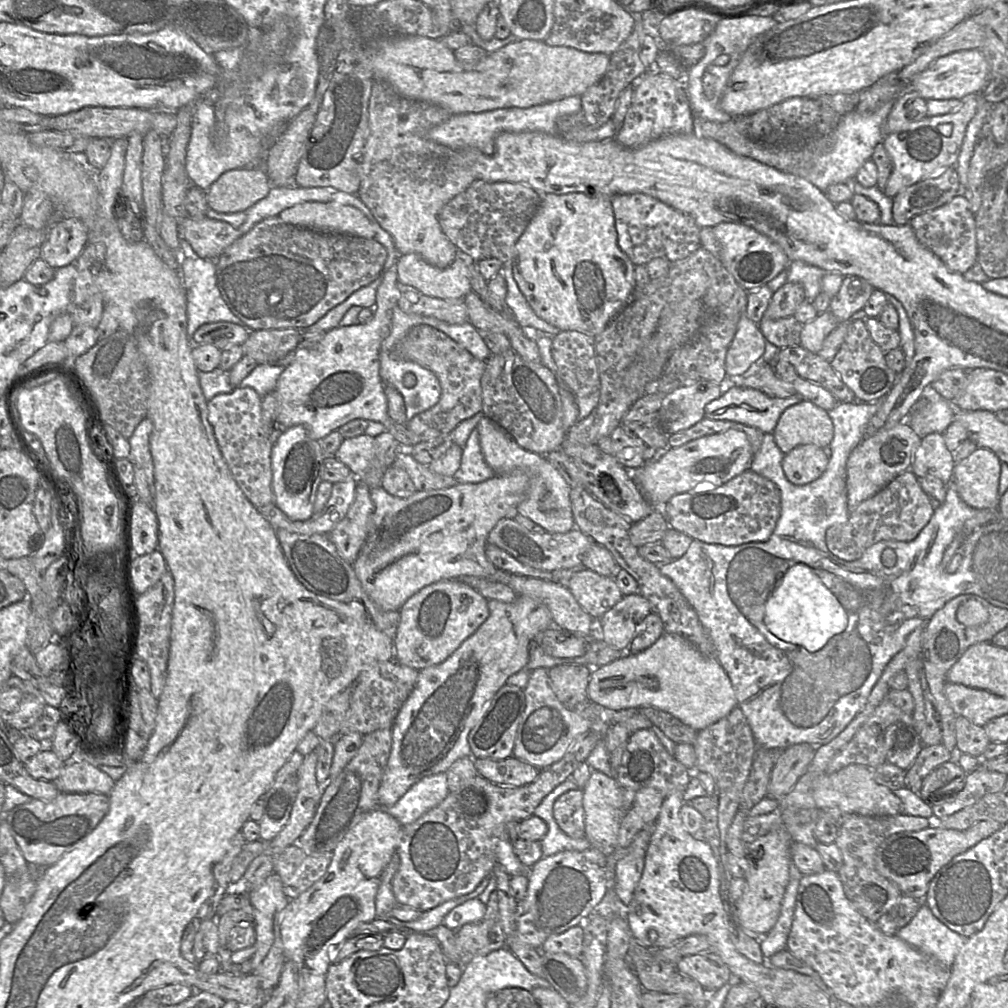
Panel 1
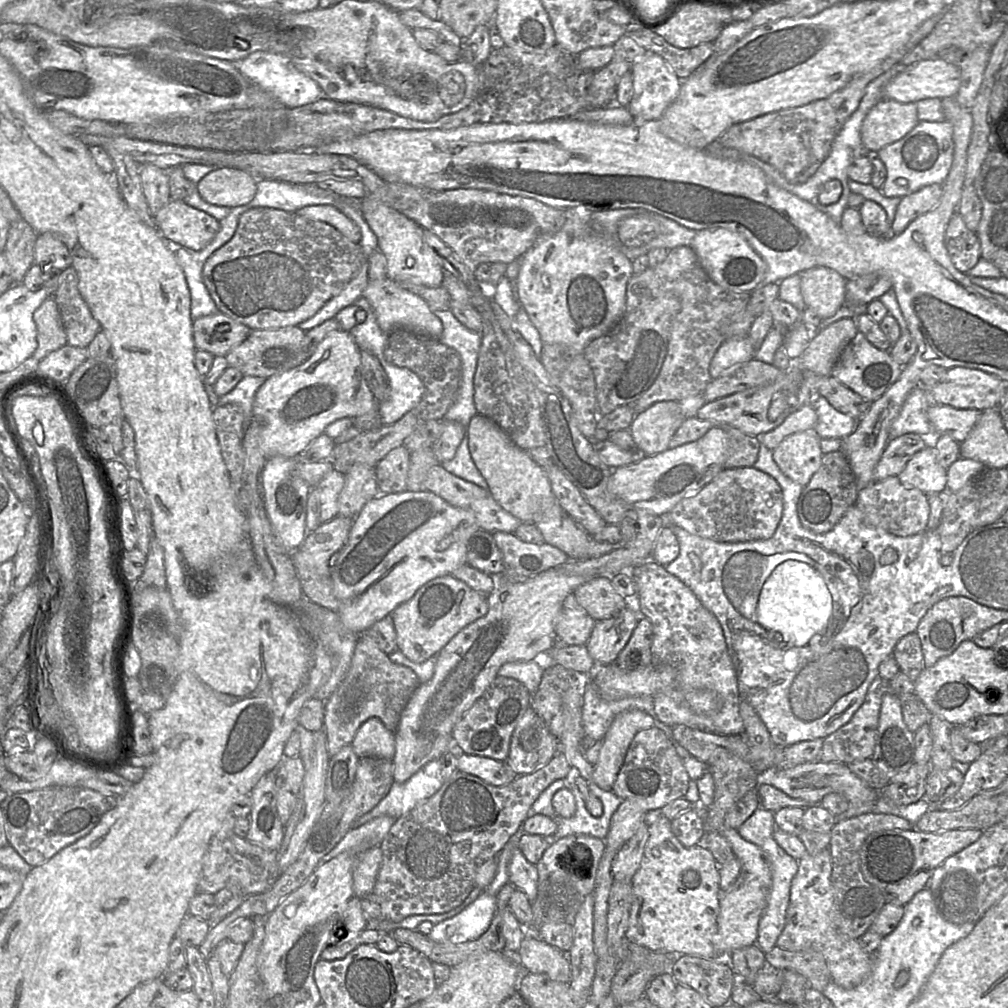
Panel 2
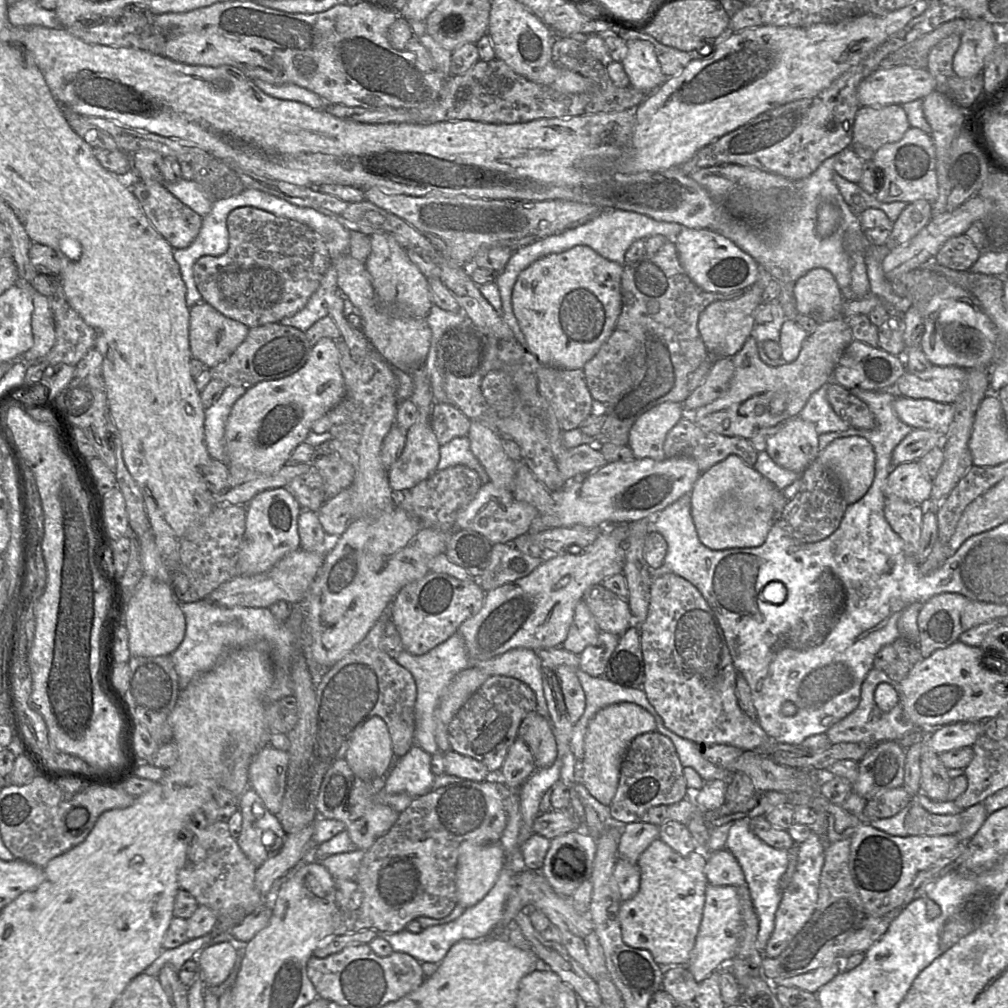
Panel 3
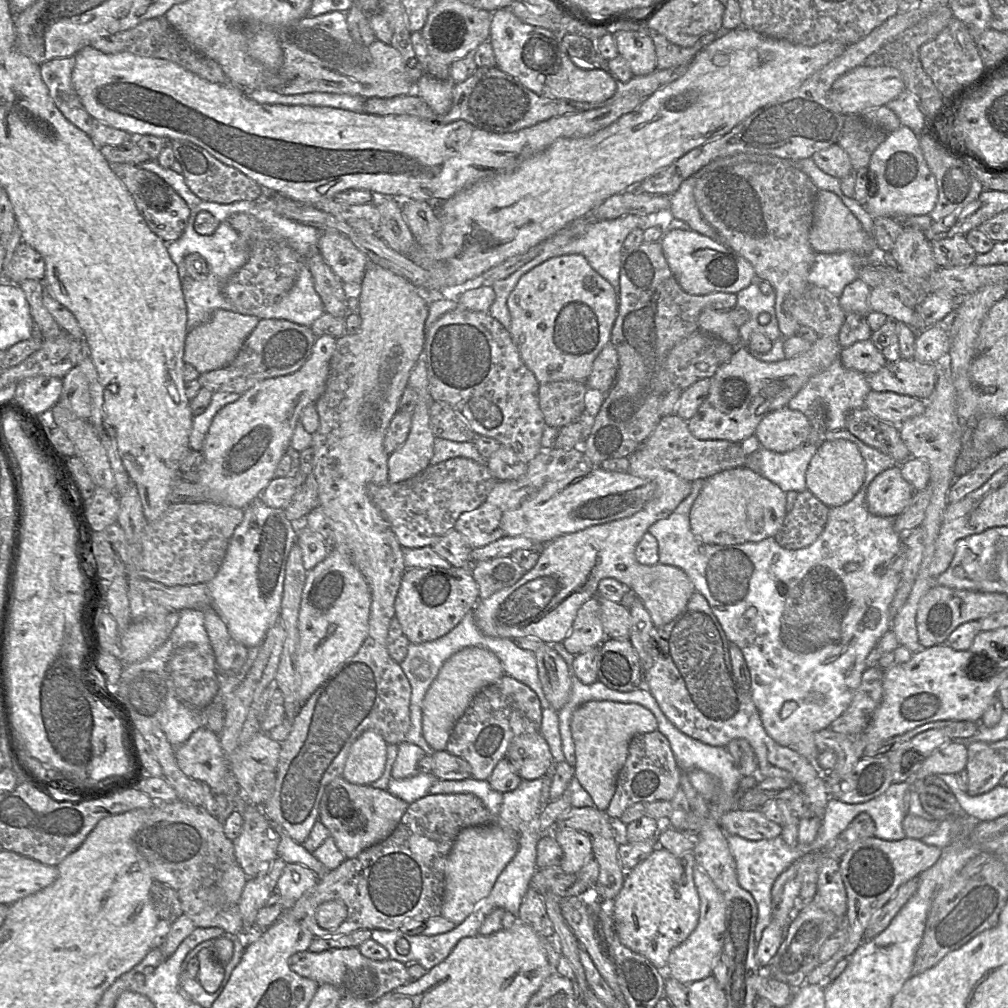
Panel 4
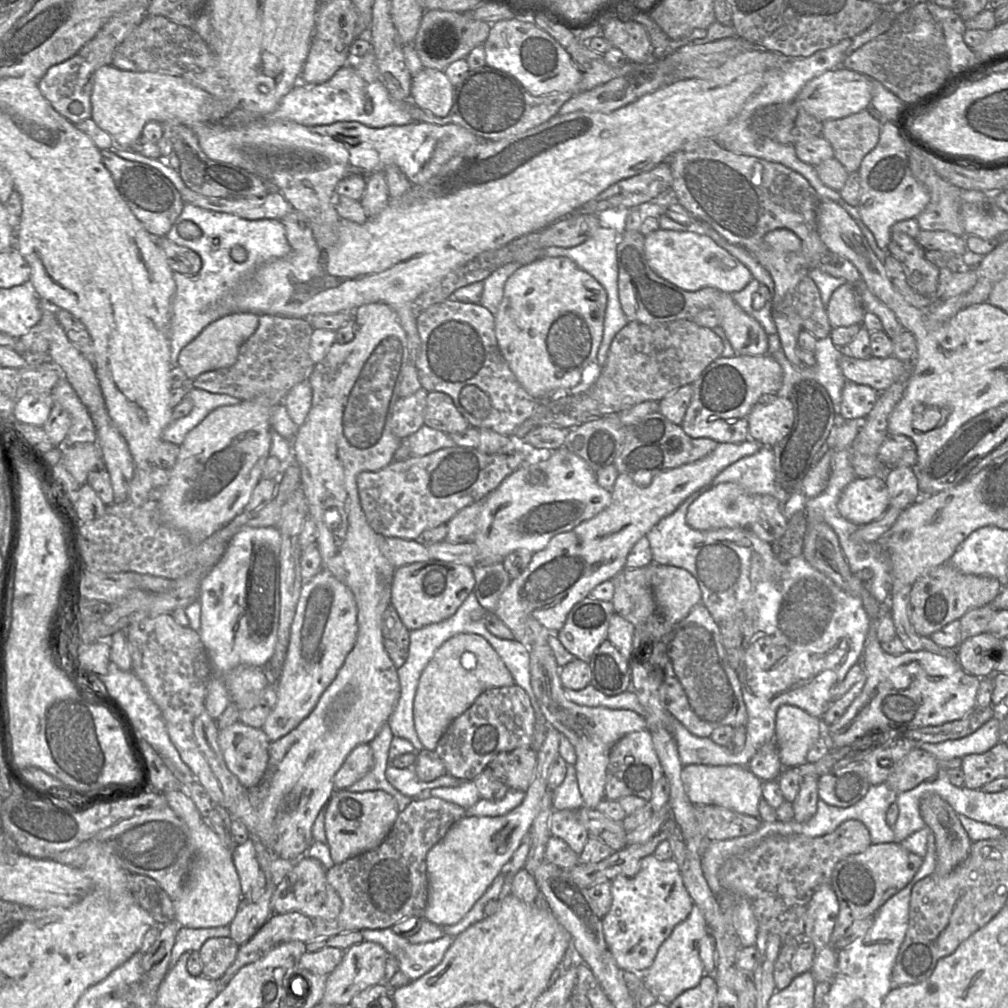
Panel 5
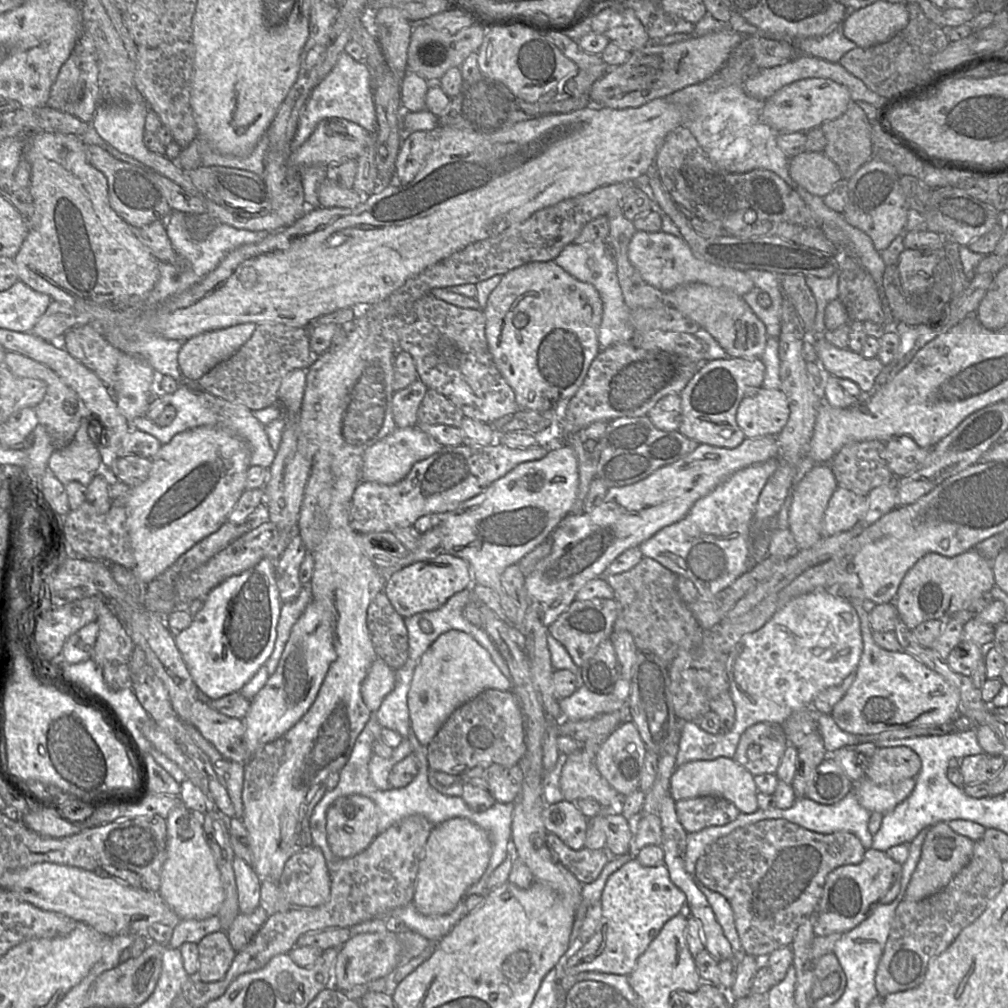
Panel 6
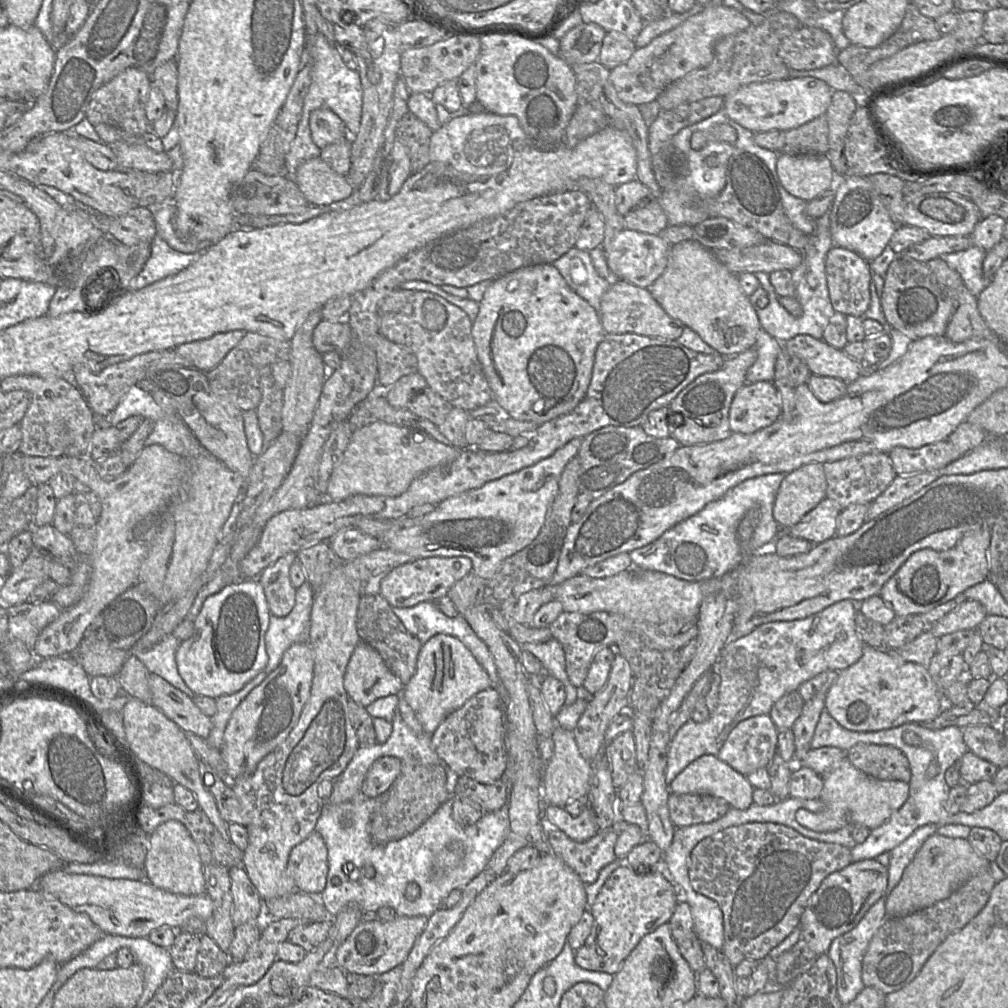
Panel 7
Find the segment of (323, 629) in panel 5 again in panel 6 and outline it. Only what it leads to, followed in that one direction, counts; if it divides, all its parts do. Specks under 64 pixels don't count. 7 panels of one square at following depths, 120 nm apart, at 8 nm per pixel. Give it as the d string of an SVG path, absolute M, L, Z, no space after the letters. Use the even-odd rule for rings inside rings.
M311 601L294 624L276 671L252 698L247 714L241 719L249 759L262 745L291 729L314 703L329 667L336 659L333 643L335 621L333 612Z

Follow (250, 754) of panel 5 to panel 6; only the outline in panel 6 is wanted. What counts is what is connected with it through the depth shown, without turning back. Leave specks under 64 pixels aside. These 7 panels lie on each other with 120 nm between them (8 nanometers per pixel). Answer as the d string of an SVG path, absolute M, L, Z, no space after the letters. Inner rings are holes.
M195 700L190 708L190 723L226 758L246 764L249 752L245 744L245 727L241 719L226 716L211 708L204 700Z

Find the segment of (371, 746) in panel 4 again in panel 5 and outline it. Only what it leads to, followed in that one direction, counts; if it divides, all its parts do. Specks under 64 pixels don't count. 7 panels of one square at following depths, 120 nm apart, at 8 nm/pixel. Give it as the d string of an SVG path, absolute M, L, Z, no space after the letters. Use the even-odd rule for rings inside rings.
M369 743L358 745L336 772L333 779L335 790L346 789L363 778L372 768L373 762L373 752Z

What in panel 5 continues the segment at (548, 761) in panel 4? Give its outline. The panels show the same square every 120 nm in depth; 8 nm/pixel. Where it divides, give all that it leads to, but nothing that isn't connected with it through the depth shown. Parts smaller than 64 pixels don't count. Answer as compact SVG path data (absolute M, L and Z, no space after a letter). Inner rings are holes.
M520 747L497 754L488 768L510 790L526 792L535 776L537 761L538 752L531 747Z

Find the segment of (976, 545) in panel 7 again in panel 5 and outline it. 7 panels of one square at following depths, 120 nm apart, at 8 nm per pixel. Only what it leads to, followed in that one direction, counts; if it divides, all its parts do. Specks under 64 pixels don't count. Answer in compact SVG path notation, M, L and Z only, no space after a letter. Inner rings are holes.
M948 563L937 566L912 584L909 611L912 626L917 634L929 637L968 611L990 604L1002 587L993 577L964 574Z

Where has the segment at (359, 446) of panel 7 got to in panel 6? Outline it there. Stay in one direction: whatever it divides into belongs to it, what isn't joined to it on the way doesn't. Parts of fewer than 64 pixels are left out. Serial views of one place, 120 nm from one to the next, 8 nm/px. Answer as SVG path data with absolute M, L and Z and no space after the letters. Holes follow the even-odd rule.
M398 428L370 446L364 453L362 465L362 481L377 482L385 485L396 484L404 479L412 466L438 452L443 445L422 430Z

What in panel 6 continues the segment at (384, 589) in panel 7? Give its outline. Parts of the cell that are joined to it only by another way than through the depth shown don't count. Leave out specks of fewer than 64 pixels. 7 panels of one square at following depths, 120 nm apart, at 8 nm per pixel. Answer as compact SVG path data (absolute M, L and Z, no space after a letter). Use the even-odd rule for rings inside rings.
M448 554L410 564L393 573L386 581L384 593L396 612L403 618L440 608L451 596L473 585L469 564Z

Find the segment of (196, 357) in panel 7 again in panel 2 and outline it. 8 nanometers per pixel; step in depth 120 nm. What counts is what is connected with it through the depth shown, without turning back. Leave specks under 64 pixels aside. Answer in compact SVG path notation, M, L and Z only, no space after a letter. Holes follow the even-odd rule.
M223 313L202 316L193 320L192 334L195 348L214 356L226 356L244 341L252 330Z

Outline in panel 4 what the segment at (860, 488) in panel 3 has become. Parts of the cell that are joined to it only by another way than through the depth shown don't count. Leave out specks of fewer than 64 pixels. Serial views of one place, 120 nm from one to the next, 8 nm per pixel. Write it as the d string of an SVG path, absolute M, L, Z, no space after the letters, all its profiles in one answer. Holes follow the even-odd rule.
M824 441L810 461L806 472L807 489L828 507L838 507L854 498L865 481L865 461L851 441Z

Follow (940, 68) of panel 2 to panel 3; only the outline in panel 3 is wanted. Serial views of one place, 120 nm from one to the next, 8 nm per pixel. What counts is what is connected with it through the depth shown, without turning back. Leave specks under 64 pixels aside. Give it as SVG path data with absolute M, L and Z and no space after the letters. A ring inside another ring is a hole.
M879 68L859 84L858 100L861 107L903 105L923 99L934 90L936 81L928 69Z

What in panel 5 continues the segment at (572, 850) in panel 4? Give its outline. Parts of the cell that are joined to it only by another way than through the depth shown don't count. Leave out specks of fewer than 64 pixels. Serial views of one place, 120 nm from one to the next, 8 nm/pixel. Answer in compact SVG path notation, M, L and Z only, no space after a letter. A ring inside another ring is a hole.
M554 810L549 818L551 836L562 839L579 856L590 835L579 822L576 811Z

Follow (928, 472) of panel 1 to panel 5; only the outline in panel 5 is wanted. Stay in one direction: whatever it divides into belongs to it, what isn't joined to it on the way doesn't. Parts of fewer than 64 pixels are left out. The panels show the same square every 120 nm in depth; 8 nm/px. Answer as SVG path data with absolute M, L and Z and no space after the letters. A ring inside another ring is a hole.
M885 477L856 478L843 490L838 501L840 514L863 526L879 519L890 507Z

